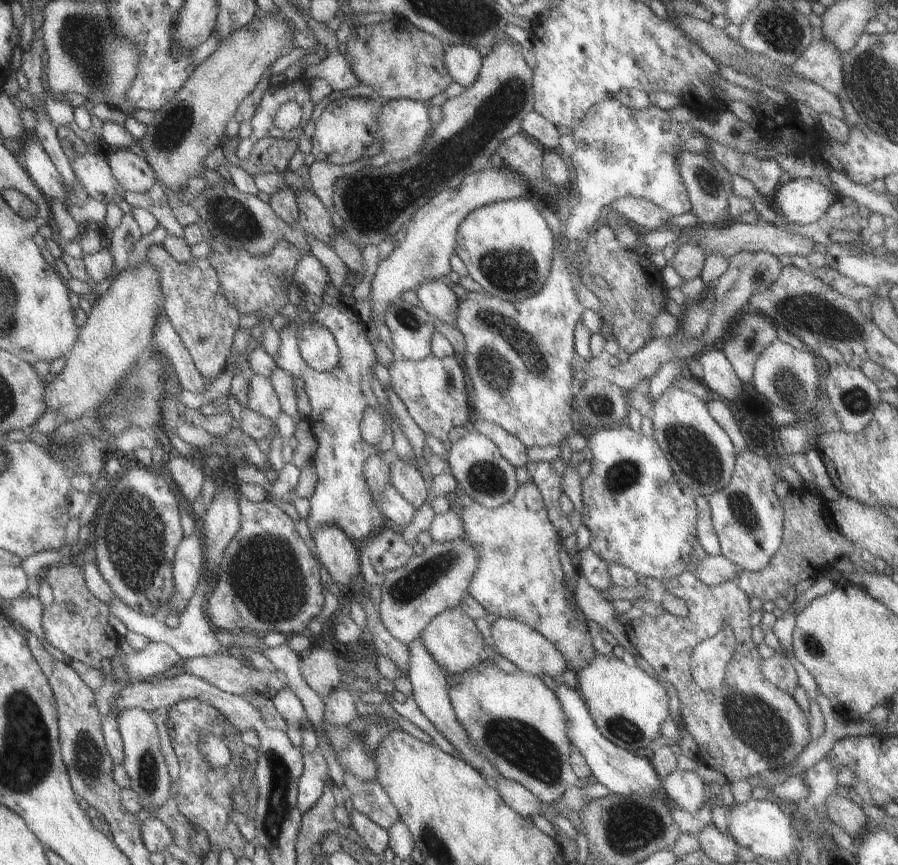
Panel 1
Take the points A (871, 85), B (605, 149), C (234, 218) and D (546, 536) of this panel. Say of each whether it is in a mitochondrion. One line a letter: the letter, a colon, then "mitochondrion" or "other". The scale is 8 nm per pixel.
A: mitochondrion
B: mitochondrion
C: mitochondrion
D: other

